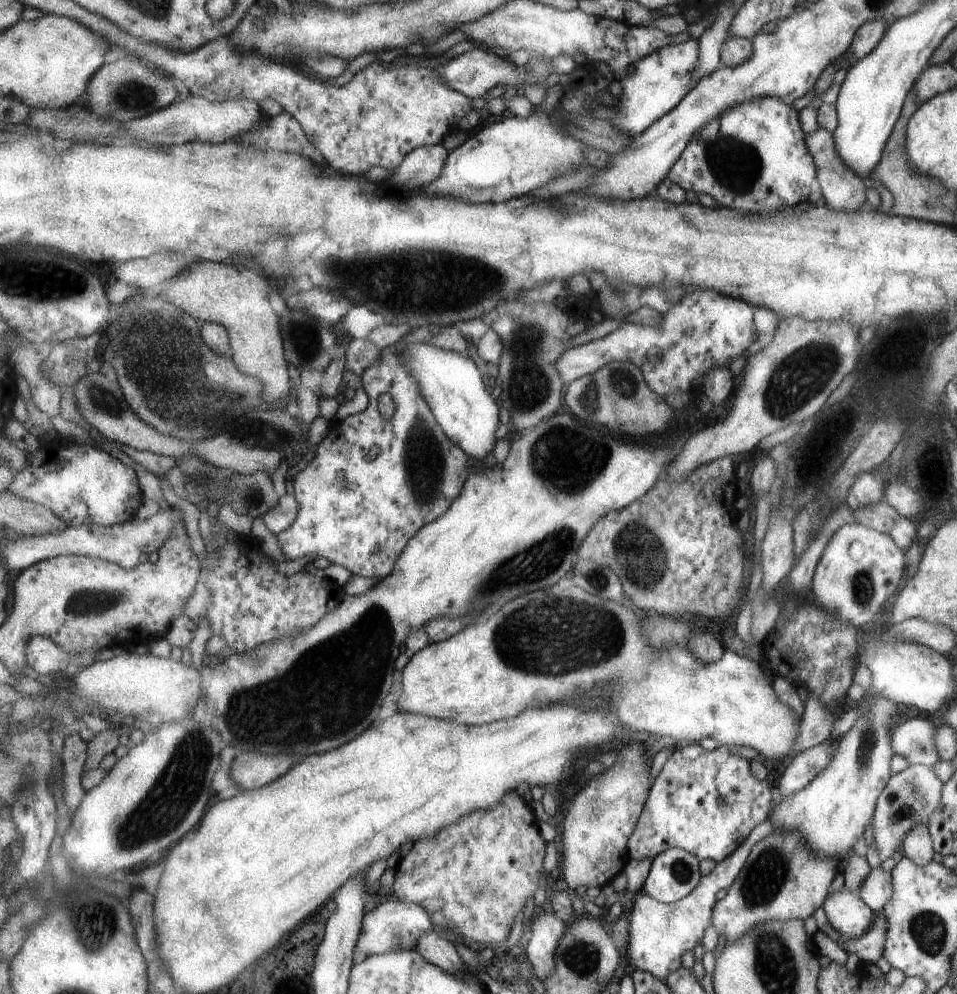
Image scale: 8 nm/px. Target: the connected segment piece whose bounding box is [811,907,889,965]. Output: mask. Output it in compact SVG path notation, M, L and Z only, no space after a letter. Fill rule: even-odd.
M821 907L815 910L811 916L814 918L817 928L846 953L855 954L860 965L874 964L884 953L883 946L888 937L889 924L883 912L877 912L876 922L869 926L865 935L855 939L843 939L837 932L834 932Z

